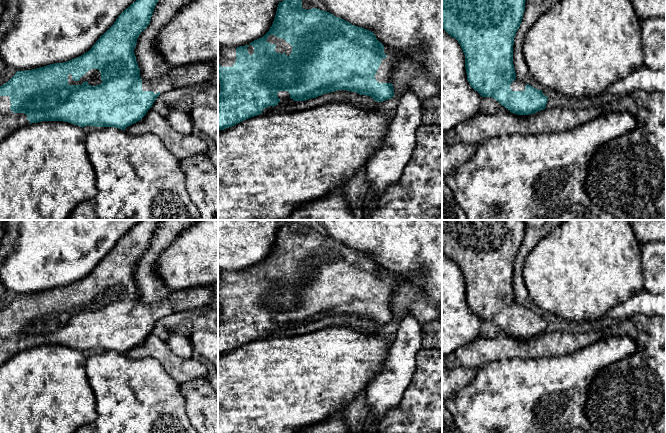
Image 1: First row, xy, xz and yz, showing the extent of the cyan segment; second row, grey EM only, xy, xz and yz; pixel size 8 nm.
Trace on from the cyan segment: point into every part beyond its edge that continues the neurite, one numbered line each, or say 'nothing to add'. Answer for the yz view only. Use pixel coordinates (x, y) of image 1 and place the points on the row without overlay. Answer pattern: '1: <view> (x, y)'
1: yz (517, 309)

